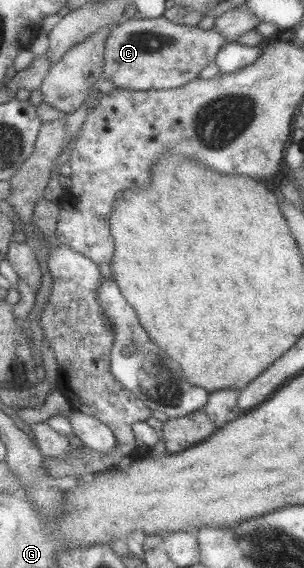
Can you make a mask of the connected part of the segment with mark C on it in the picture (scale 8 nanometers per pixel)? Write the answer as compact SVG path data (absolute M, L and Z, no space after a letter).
M163 16L133 17L112 26L104 40L101 79L109 80L116 89L129 91L178 88L198 77L202 68L212 63L216 52L228 44L216 29L204 30L196 25L176 24Z

